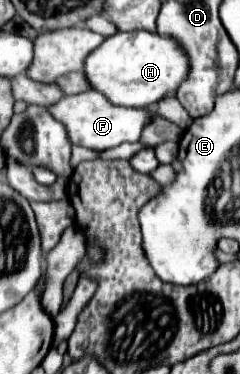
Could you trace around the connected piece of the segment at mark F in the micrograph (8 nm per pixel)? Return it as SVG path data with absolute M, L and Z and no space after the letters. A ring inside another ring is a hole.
M84 91L78 95L62 97L58 103L50 105L50 115L56 117L68 133L68 139L72 145L88 147L94 151L106 151L110 147L116 147L124 141L138 141L142 127L150 121L150 111L148 109L130 109L130 107L116 107L106 101L98 91Z

